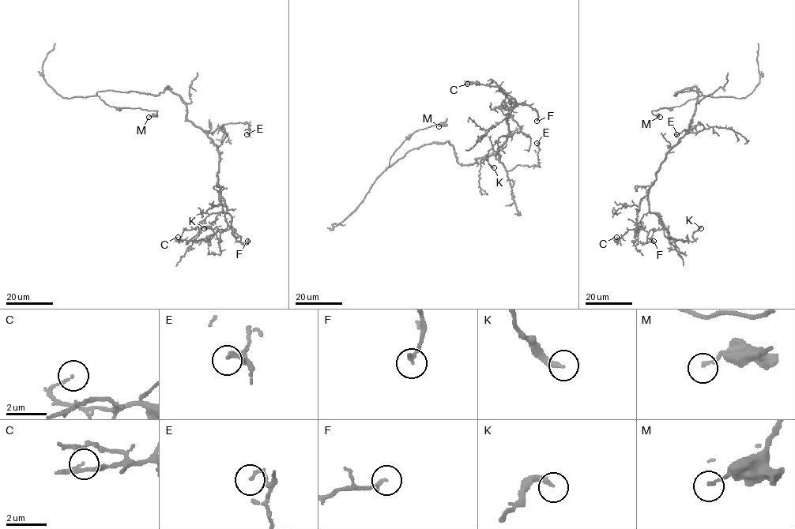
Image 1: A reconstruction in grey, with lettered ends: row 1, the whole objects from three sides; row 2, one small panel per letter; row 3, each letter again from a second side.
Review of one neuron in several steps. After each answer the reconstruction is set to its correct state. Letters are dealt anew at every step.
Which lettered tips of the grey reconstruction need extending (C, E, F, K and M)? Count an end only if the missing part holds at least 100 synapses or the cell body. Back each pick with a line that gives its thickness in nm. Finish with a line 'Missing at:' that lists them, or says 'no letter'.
Missing at: no letter

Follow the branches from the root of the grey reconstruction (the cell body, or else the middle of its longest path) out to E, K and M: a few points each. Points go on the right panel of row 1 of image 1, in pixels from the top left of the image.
E: (697, 103), (688, 130), (697, 133), (704, 129), (698, 122), (695, 127), (676, 134)
K: (697, 103), (688, 130), (657, 173), (648, 201), (670, 238), (693, 241), (701, 228)
M: (697, 103), (695, 86), (681, 90), (675, 95), (691, 91), (702, 95), (680, 106), (652, 110), (660, 117)

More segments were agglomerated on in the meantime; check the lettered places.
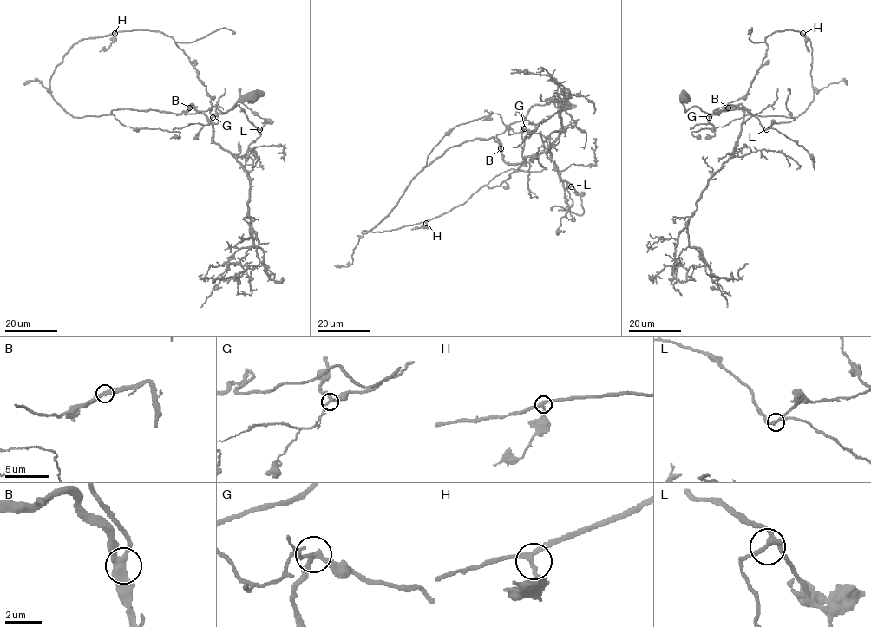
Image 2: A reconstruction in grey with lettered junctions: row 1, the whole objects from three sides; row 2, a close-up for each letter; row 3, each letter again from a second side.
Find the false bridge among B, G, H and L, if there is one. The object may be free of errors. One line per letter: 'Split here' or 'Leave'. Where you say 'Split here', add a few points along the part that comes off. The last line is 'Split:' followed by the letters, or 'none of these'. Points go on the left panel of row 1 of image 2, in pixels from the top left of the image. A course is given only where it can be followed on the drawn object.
B: Leave
G: Leave
H: Leave
L: Leave
Split: none of these

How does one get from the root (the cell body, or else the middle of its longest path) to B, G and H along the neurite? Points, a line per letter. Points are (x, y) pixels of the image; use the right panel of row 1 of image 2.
B: (684, 97), (684, 101), (681, 101), (684, 112), (697, 106), (707, 114), (715, 114), (728, 107)
G: (684, 97), (684, 112), (797, 117), (814, 98), (810, 40), (791, 29), (767, 36), (748, 92), (709, 117)
H: (684, 97), (684, 112), (697, 106), (707, 114), (744, 108), (797, 117), (814, 98), (812, 47), (802, 33)

